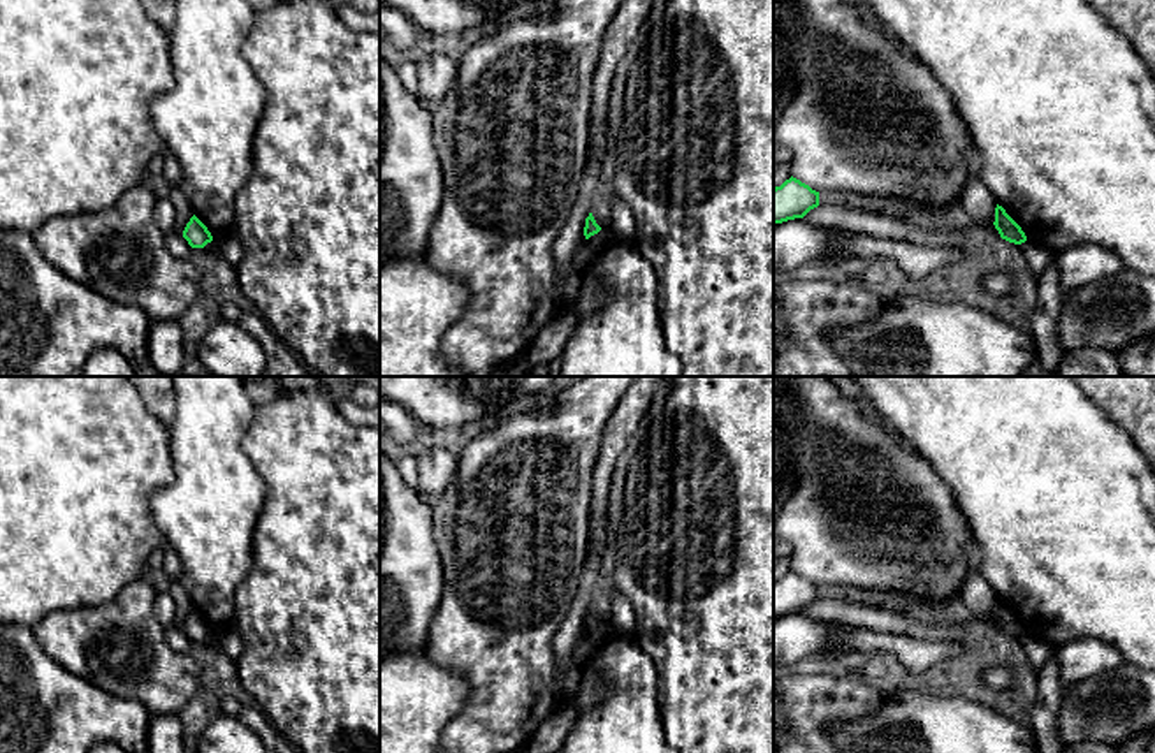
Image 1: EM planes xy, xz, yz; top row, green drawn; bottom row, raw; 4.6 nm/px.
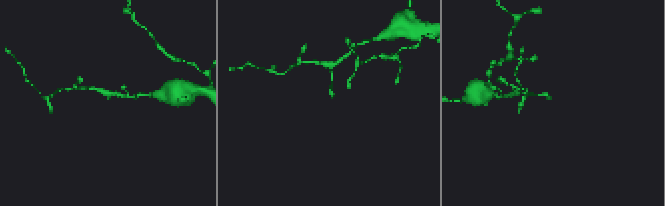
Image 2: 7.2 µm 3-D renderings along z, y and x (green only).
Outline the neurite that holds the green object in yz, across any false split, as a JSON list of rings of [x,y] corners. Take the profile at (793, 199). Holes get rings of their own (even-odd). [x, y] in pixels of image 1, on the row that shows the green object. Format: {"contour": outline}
{"contour": [[[793,176],[774,188],[774,223],[803,218],[817,206],[819,192]]]}

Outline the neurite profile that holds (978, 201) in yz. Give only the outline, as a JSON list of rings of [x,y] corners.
[[[972,174],[965,183],[962,183],[960,201],[976,229],[1000,236],[993,225],[997,201],[979,174]]]

